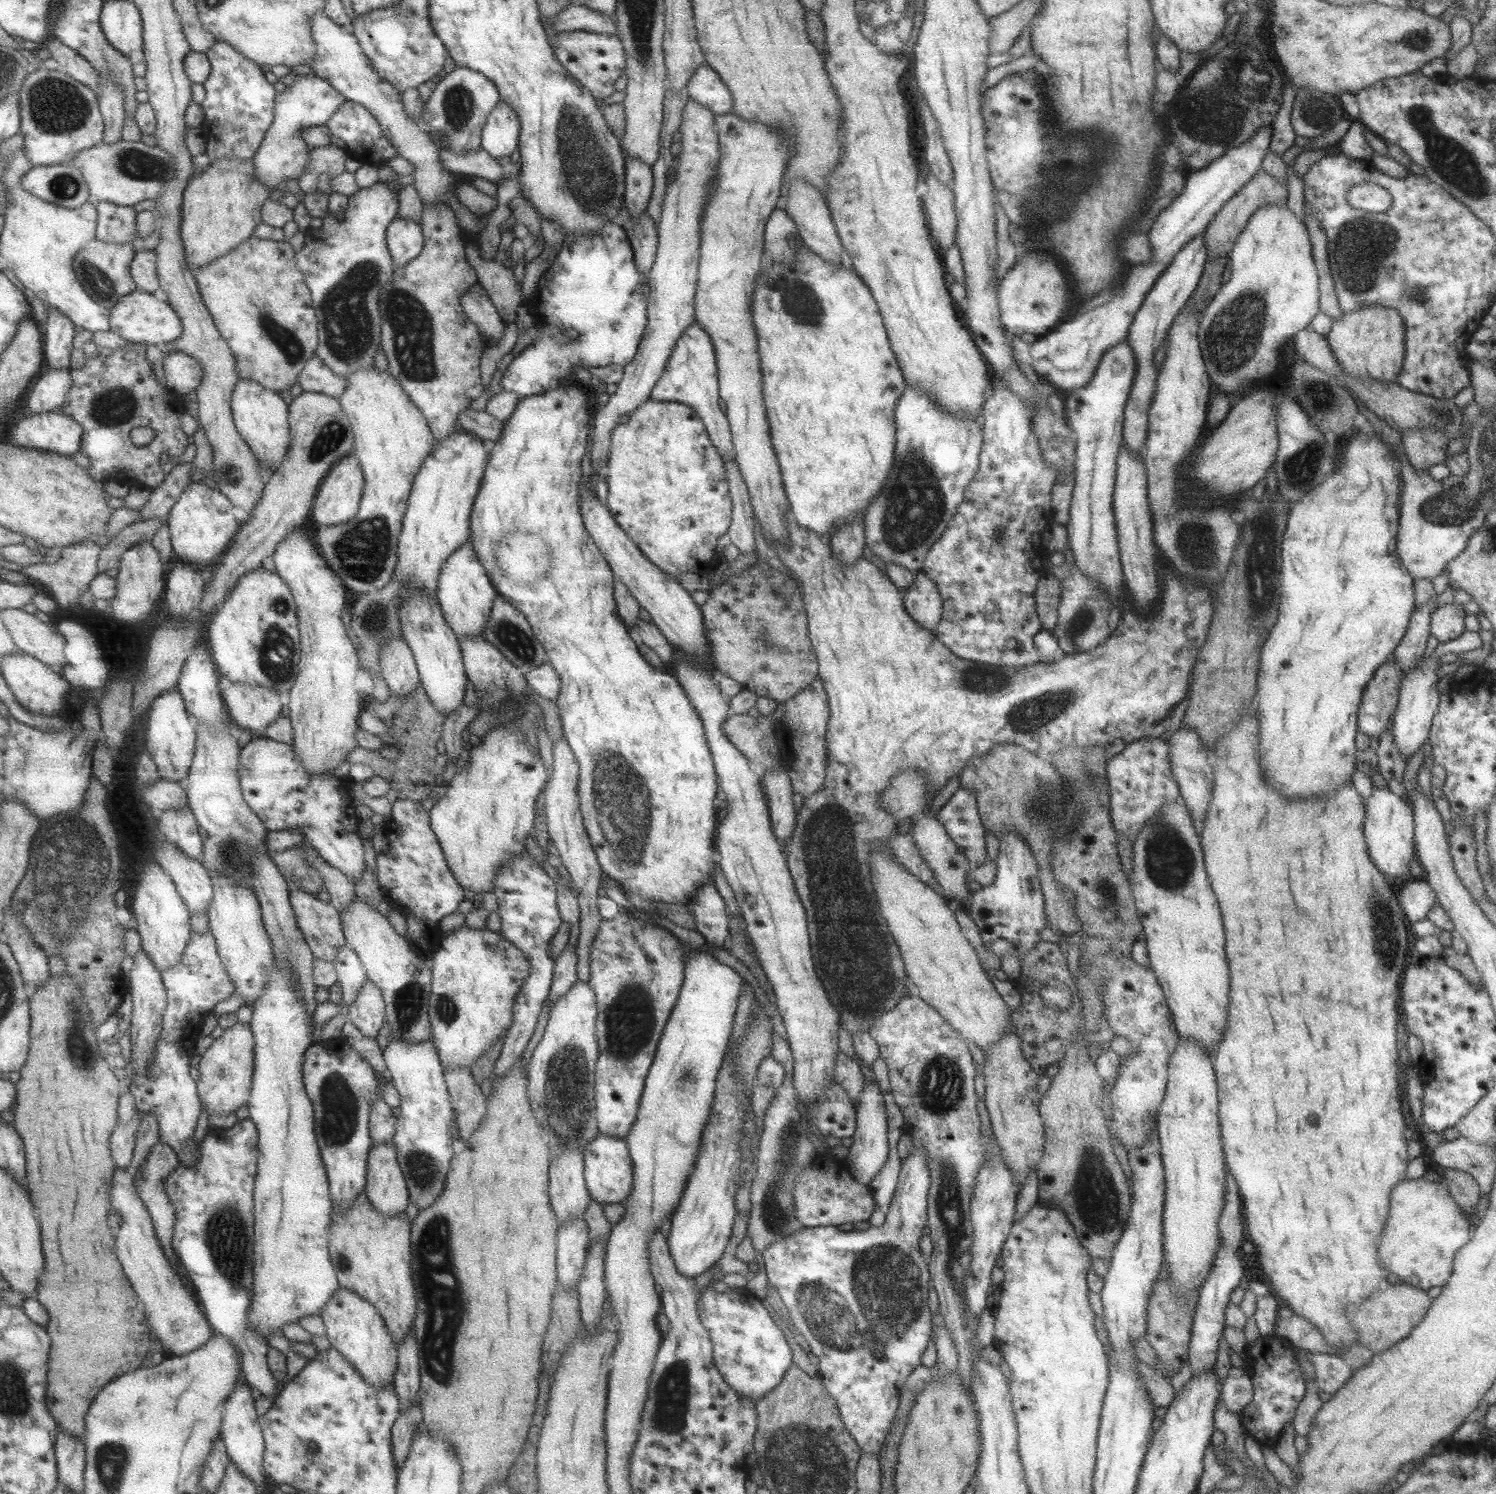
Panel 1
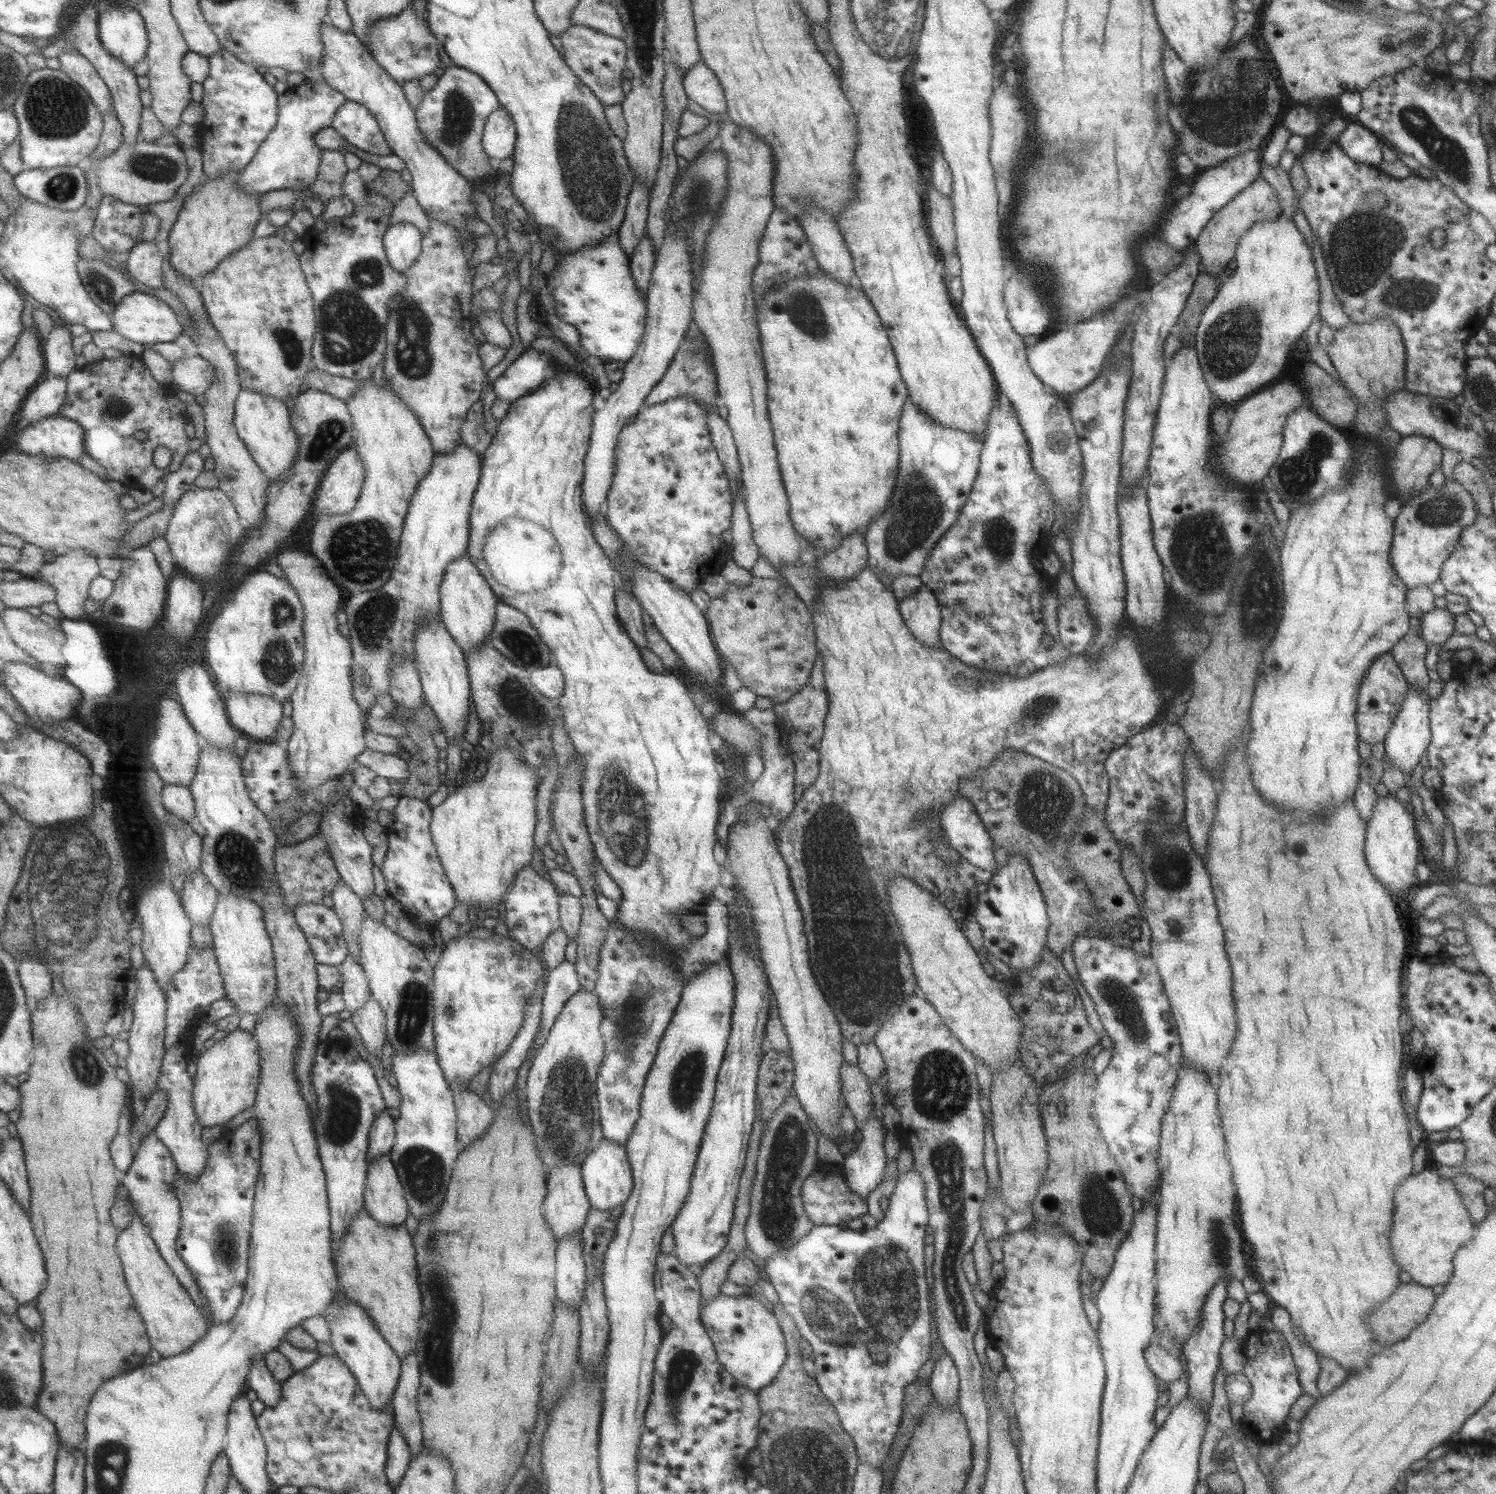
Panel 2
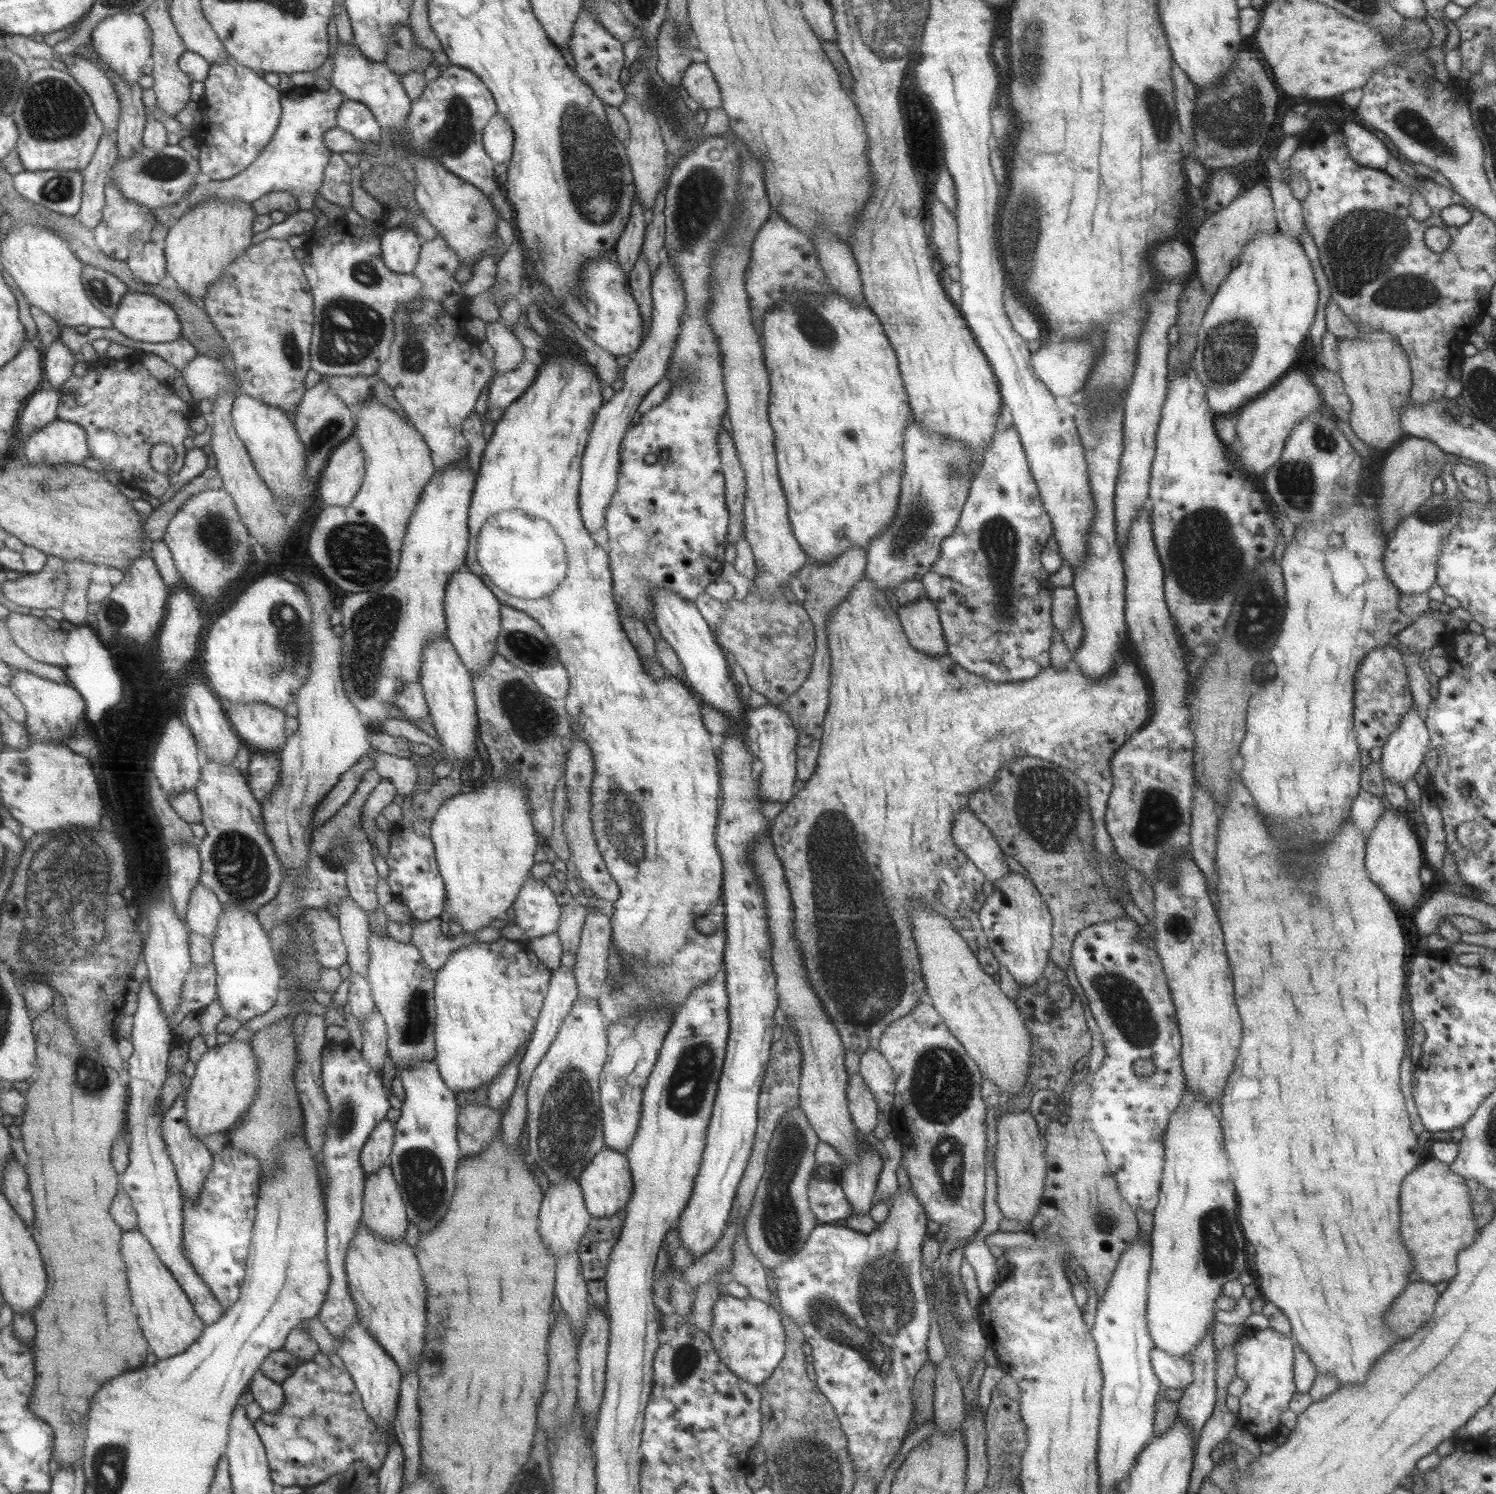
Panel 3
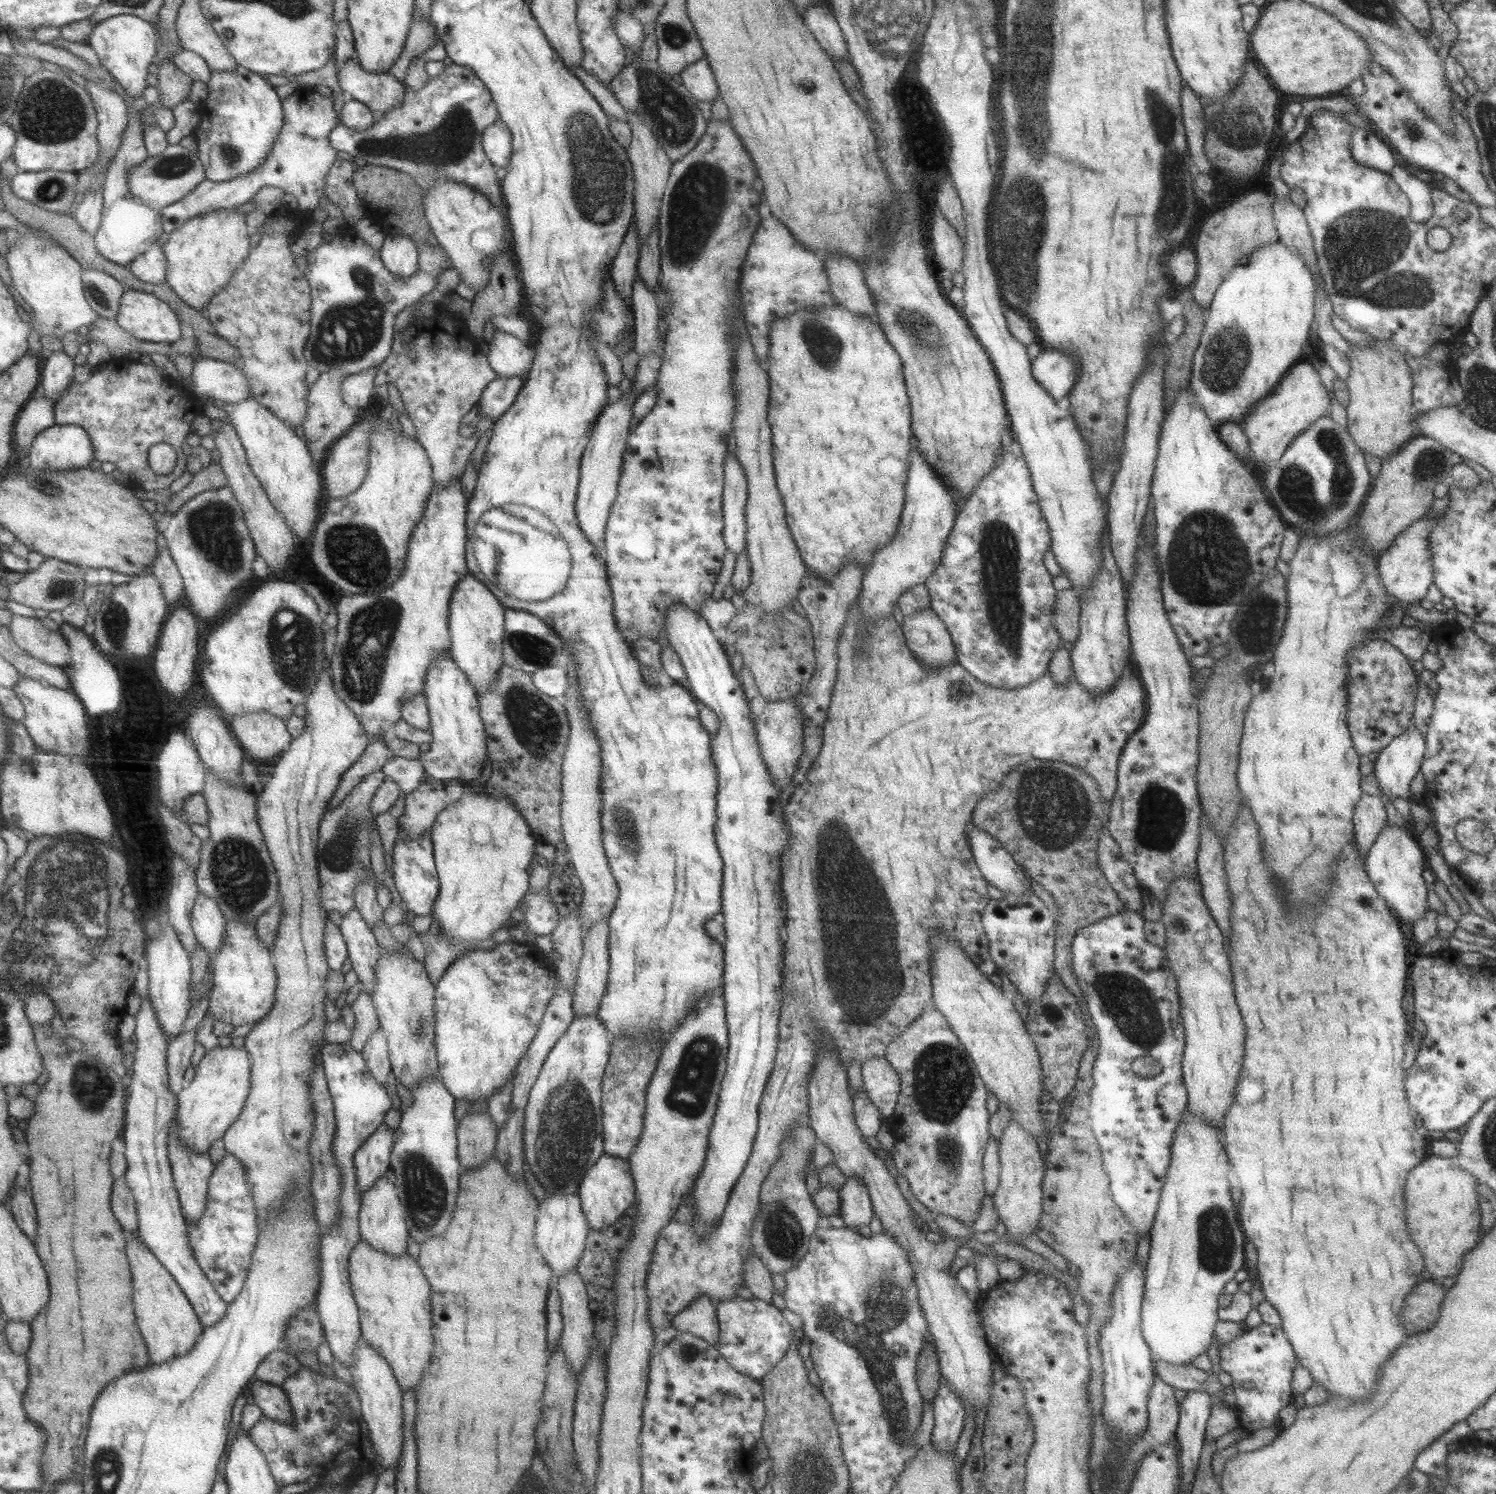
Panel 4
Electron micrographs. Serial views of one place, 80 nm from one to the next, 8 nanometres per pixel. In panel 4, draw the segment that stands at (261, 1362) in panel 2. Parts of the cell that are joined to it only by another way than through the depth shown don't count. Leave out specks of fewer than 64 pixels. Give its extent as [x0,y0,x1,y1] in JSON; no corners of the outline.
[248,1380,293,1425]

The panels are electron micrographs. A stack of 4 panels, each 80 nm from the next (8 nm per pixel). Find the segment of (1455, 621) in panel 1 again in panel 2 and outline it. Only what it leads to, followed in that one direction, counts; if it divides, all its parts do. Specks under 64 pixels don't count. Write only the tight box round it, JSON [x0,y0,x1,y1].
[1418,607,1454,647]

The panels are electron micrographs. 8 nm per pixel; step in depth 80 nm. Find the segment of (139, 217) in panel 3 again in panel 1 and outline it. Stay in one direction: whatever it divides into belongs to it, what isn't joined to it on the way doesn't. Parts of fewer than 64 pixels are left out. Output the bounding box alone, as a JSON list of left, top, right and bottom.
[96,202,137,244]

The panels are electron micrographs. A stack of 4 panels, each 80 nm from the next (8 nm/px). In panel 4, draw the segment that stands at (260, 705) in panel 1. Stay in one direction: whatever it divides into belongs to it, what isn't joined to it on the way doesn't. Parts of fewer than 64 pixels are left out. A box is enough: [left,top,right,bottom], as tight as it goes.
[231,712,290,762]

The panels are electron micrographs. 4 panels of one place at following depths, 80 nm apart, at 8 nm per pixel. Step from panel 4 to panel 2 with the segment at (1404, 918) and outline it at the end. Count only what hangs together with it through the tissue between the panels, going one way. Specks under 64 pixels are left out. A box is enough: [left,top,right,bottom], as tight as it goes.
[1364,797,1422,896]

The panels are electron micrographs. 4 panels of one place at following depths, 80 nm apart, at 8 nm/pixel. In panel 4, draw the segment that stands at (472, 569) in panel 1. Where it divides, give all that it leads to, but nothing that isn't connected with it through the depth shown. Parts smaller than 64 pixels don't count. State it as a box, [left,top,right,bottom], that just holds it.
[448,573,504,691]

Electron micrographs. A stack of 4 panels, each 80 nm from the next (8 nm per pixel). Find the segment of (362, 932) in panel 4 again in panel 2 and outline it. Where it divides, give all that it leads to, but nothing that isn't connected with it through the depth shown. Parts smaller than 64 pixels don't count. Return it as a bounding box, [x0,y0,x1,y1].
[331,880,363,963]

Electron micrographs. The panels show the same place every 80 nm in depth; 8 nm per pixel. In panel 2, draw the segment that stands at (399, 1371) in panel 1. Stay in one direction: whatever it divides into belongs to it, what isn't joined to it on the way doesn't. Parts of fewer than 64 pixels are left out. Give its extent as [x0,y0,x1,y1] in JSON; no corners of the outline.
[390,1351,423,1459]

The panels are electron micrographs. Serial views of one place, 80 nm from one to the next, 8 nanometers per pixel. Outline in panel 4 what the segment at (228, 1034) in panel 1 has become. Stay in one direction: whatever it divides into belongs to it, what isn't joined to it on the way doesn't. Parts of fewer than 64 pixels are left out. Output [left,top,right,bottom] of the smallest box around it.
[178,1045,250,1153]

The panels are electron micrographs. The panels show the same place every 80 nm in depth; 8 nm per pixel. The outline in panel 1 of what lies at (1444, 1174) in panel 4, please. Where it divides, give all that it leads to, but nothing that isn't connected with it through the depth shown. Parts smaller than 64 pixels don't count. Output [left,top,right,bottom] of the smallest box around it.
[1378,1177,1473,1289]

